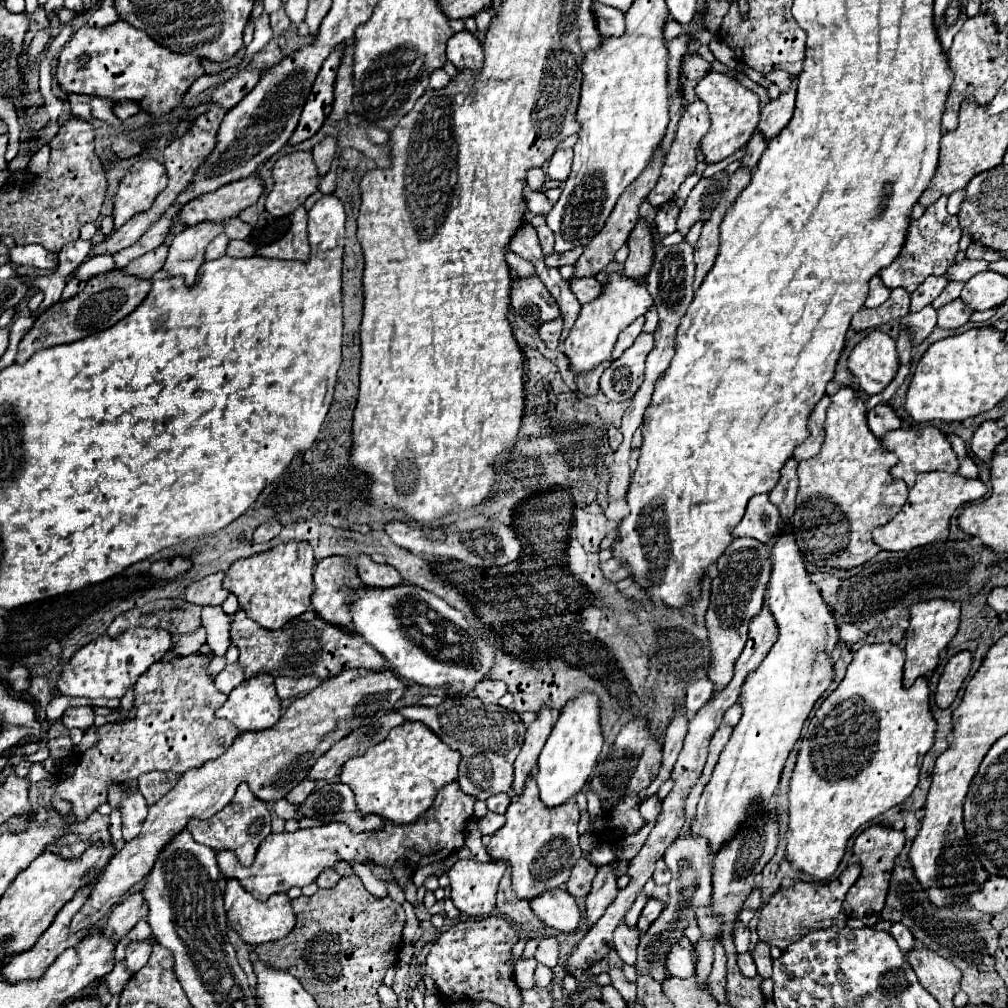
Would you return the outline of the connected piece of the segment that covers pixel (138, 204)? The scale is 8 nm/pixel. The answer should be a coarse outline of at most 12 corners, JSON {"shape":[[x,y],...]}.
{"shape":[[137,160],[119,184],[115,228],[149,210],[167,186],[165,166]]}

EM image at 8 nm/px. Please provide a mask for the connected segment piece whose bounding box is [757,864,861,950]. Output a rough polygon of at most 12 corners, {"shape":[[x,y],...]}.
{"shape":[[861,866],[829,884],[779,888],[759,912],[759,940],[785,950],[805,930],[845,926],[841,904]]}

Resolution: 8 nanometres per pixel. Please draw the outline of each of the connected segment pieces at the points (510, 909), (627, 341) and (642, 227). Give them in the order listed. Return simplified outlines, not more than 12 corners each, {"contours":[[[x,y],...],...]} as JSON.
{"contours":[[[511,868],[501,878],[497,910],[523,932],[541,932],[543,922],[529,902],[511,890]],[[637,318],[619,334],[611,352],[617,360],[641,334],[645,318]],[[651,226],[629,234],[625,276],[641,280],[655,256]]]}

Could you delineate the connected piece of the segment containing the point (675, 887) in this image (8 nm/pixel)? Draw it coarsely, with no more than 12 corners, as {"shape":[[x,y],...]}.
{"shape":[[687,828],[665,852],[671,902],[641,934],[637,972],[665,954],[711,902],[709,840]]}

